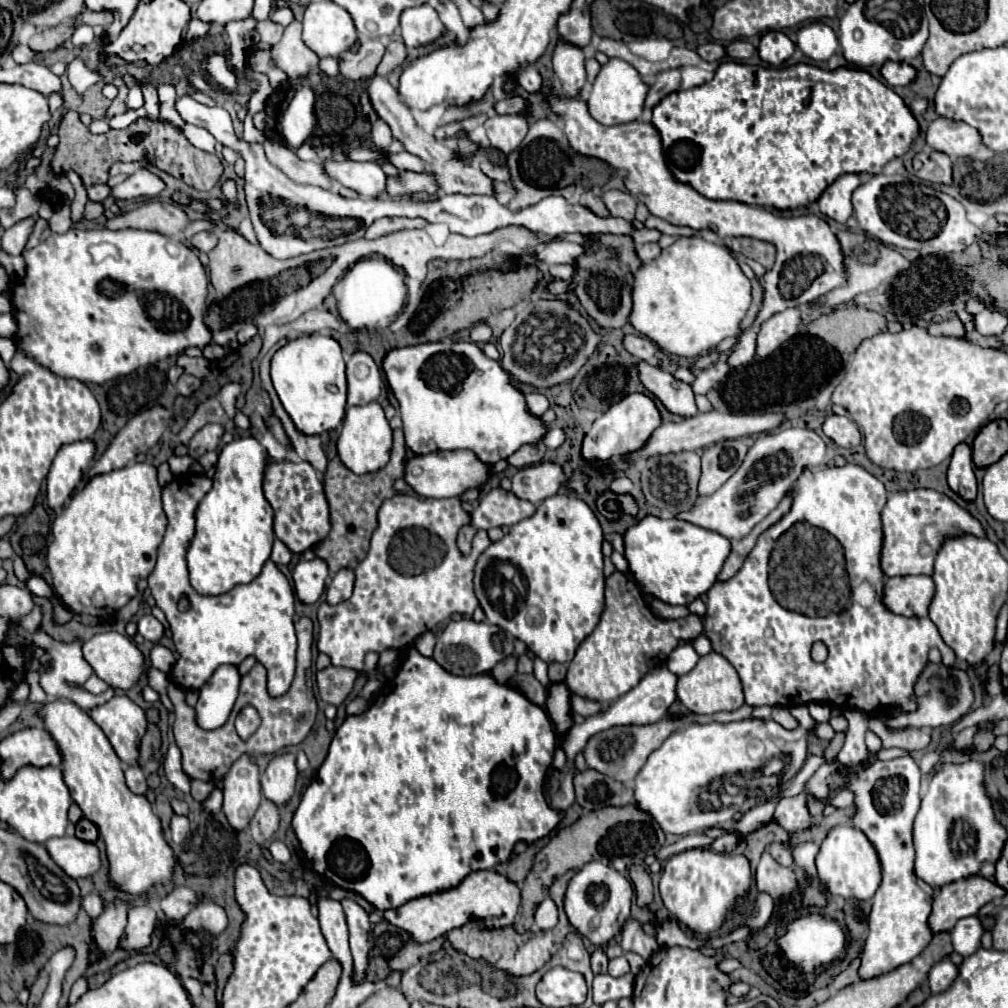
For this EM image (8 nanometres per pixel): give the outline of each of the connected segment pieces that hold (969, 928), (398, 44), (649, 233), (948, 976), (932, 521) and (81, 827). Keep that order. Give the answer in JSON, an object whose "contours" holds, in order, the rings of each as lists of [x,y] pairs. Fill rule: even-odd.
{"contours":[[[[974,915],[974,917],[960,919],[950,933],[952,933],[954,951],[960,953],[962,957],[968,957],[974,951],[978,951],[980,939],[982,939],[982,933],[984,933],[984,927],[982,927],[980,919]]],[[[392,41],[388,47],[386,47],[386,53],[384,53],[384,59],[382,63],[378,65],[376,73],[380,77],[388,77],[396,67],[400,67],[404,63],[404,59],[408,57],[406,53],[406,45],[402,41]]],[[[636,229],[632,233],[632,239],[634,239],[634,245],[640,245],[640,243],[648,243],[648,241],[658,241],[660,239],[660,231],[656,229]]],[[[944,959],[940,963],[936,963],[928,975],[928,983],[930,983],[930,989],[932,993],[942,993],[946,991],[952,981],[958,977],[958,967],[950,961],[950,959]]],[[[914,489],[914,491],[898,491],[888,497],[888,503],[882,511],[884,525],[884,545],[882,545],[882,569],[888,577],[894,575],[932,575],[934,559],[946,539],[958,535],[976,535],[984,537],[982,525],[956,501],[946,497],[944,493],[932,489]],[[920,543],[928,543],[932,553],[922,553]]],[[[80,819],[78,821],[78,825],[76,825],[76,837],[78,839],[82,839],[82,841],[96,841],[98,839],[98,829],[96,829],[96,825],[94,823],[90,823],[88,819]]]]}

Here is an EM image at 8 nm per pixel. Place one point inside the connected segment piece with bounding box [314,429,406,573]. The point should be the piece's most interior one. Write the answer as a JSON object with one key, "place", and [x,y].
{"place":[353,520]}

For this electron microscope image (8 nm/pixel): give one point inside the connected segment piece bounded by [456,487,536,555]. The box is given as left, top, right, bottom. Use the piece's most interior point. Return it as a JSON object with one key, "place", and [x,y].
{"place":[499,508]}

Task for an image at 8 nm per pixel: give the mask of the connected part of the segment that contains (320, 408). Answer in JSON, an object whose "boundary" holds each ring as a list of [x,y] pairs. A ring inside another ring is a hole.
{"boundary":[[[302,335],[272,357],[272,383],[274,389],[296,423],[298,431],[306,435],[320,435],[340,425],[346,409],[346,367],[342,349],[336,339],[326,335]]]}

